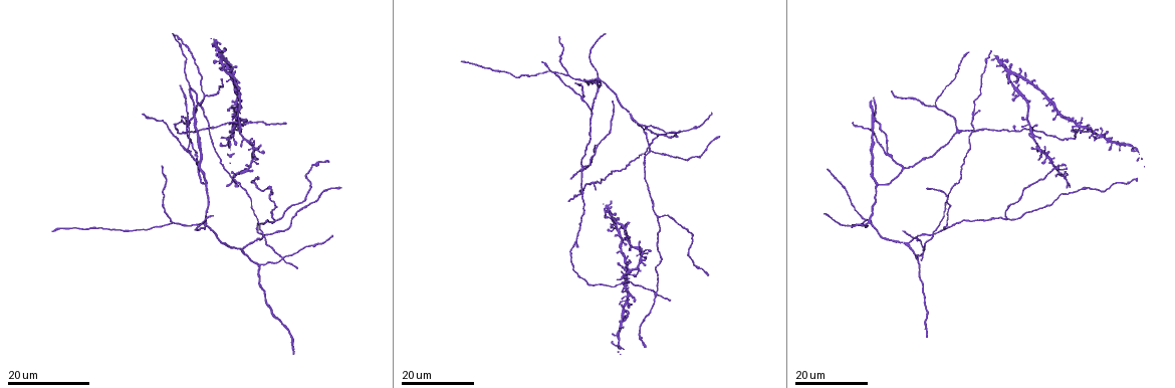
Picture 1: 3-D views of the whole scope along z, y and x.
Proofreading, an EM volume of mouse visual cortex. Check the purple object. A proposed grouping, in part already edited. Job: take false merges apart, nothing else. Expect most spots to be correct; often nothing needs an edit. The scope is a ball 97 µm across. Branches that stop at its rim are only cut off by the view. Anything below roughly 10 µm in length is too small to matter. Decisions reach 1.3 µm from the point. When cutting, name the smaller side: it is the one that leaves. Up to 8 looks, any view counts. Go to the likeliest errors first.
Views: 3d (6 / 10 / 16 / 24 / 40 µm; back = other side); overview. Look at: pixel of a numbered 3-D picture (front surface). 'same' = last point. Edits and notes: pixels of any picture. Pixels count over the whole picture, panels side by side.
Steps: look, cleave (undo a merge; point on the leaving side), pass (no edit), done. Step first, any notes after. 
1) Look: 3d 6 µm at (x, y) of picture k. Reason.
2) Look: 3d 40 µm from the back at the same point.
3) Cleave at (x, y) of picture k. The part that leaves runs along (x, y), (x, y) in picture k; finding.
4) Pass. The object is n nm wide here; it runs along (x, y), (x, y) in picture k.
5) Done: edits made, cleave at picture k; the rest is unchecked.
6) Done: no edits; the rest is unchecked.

Look: 3d 24 µm at (282, 257) of picture 1. Four-way junction.

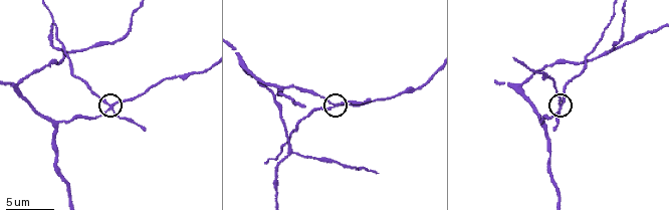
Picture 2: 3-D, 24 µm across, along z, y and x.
Look: 3d 10 µm at (561, 107) of picture 2. Zoom in.

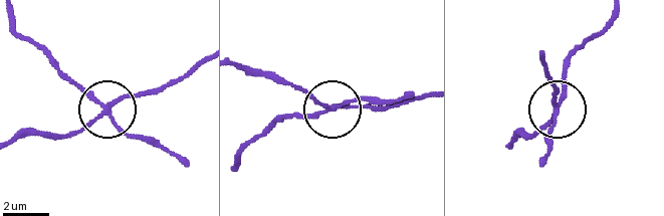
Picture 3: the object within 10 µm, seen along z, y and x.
Cleave at (81, 91) of picture 3. The side arm is 17 µm long; the part that leaves runs along (103, 108), (19, 35), (13, 18) in picture 3; a second neuron is stuck on.

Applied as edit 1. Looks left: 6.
Look: overview. See it whole again.

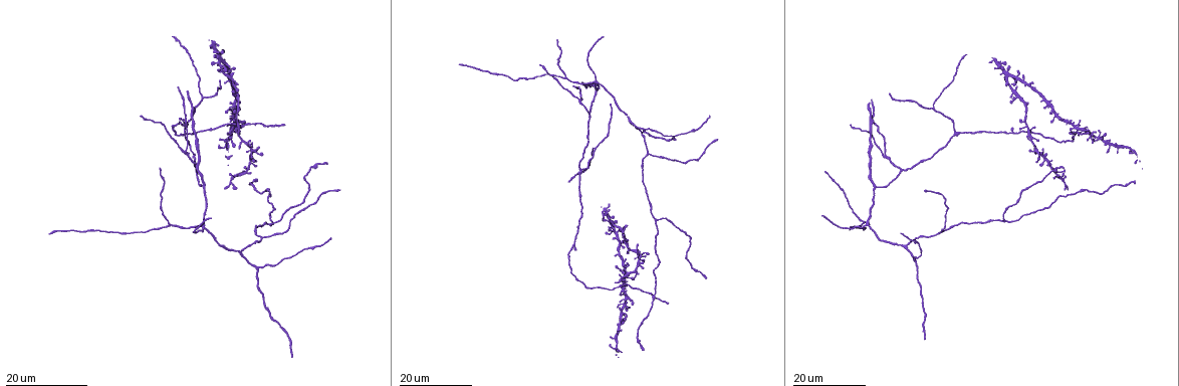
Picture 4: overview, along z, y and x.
Look: 3d 24 µm at (595, 81) of picture 4. Looks like a crossing.

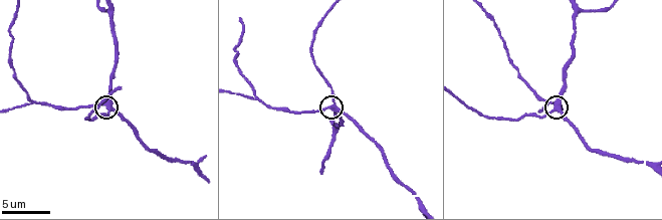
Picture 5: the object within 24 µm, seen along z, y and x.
Look: 3d 10 µm at (106, 105) of picture 5.

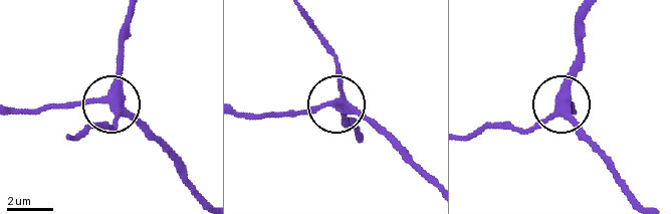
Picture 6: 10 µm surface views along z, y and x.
Look: 3d 6 µm at (331, 101) of picture 6.

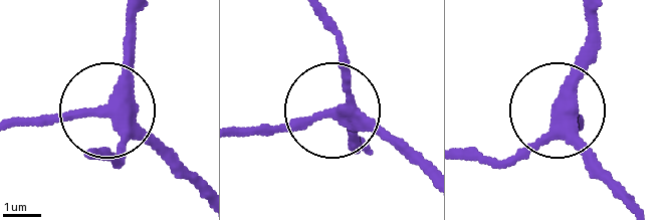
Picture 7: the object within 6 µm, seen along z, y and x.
Pass. The object is 350 nm wide here; it runs along (134, 16), (122, 102), (15, 122) in picture 7; one neuron here.

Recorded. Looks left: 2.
Look: 3d 24 µm at (956, 134) of picture 4. Three arms meet.

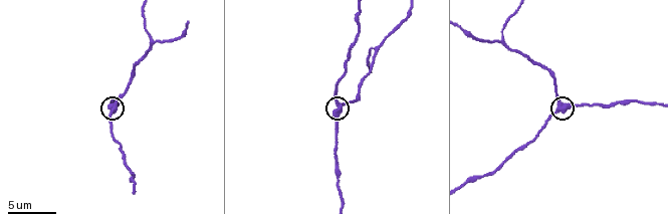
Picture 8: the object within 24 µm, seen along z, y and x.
Look: 3d 10 µm at (562, 104) of picture 8.

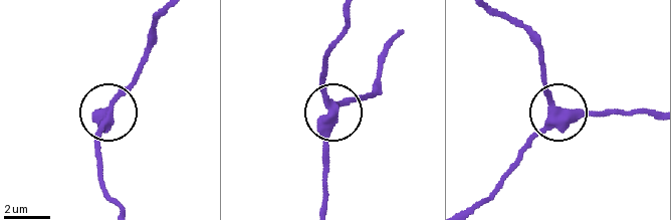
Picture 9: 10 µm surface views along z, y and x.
Pass. 3 arms meet here; continuous, no second neuron.

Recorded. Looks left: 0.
Done: edits made, cleave at picture 3; the rest is unchecked.

